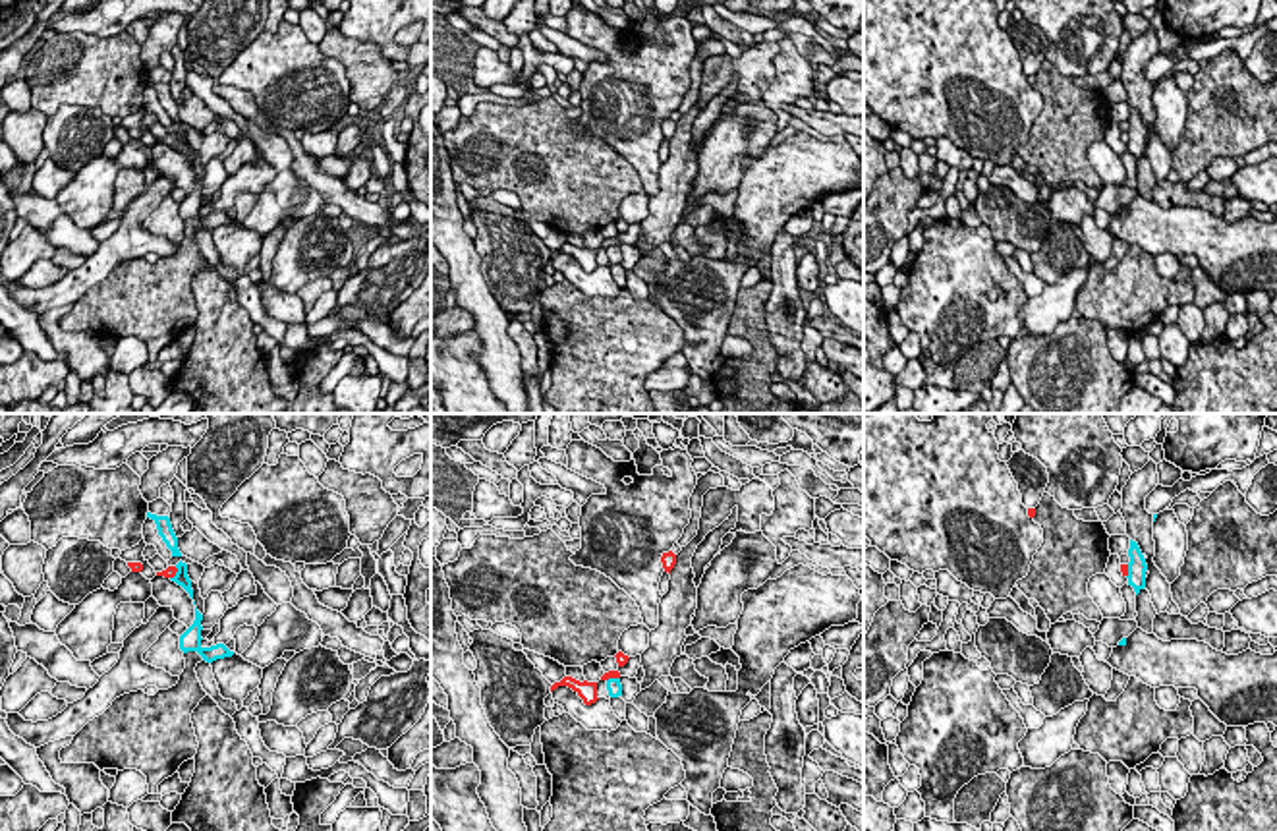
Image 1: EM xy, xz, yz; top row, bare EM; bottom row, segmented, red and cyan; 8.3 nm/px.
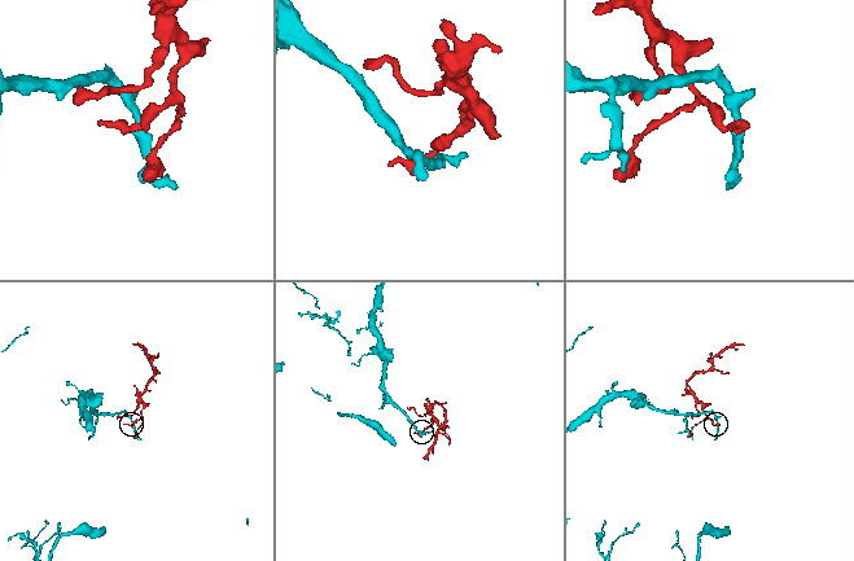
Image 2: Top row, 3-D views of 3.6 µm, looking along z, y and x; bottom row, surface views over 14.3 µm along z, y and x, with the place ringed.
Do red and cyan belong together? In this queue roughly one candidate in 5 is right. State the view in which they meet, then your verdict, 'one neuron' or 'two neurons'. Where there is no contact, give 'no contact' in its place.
xy | two neurons

